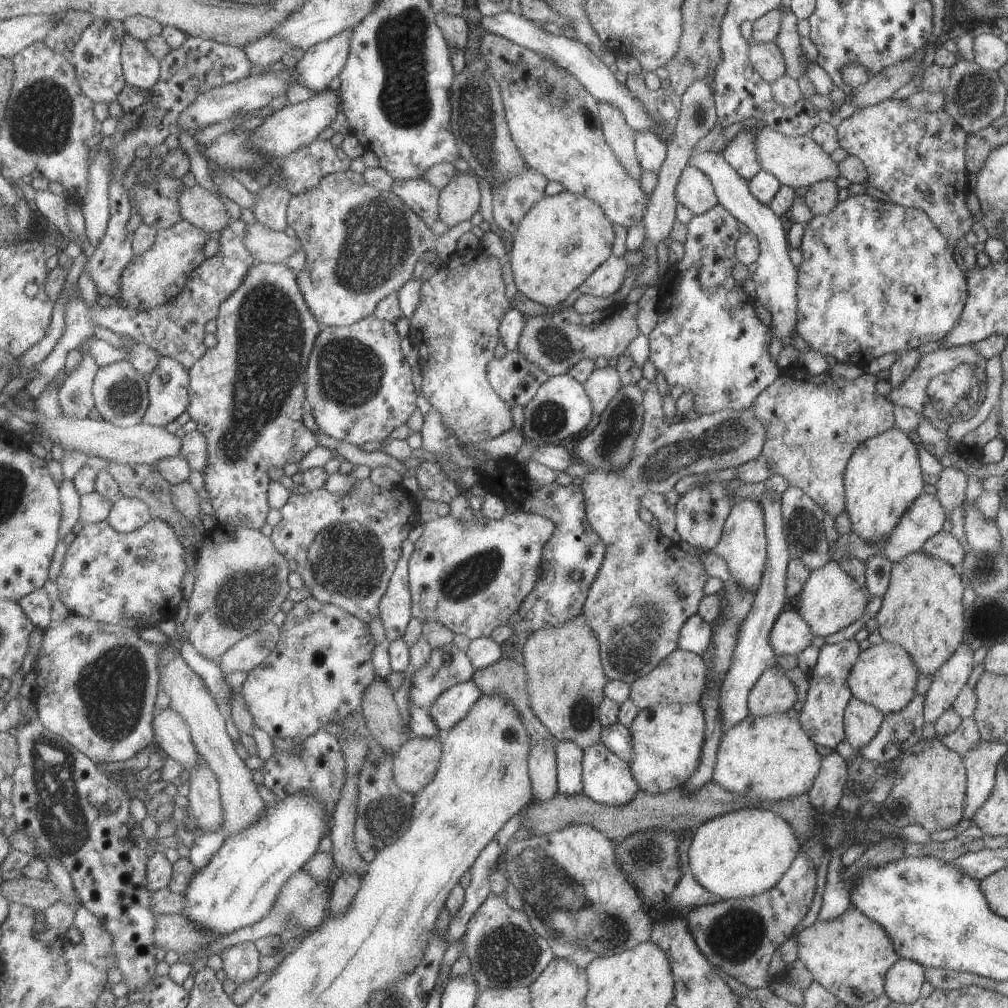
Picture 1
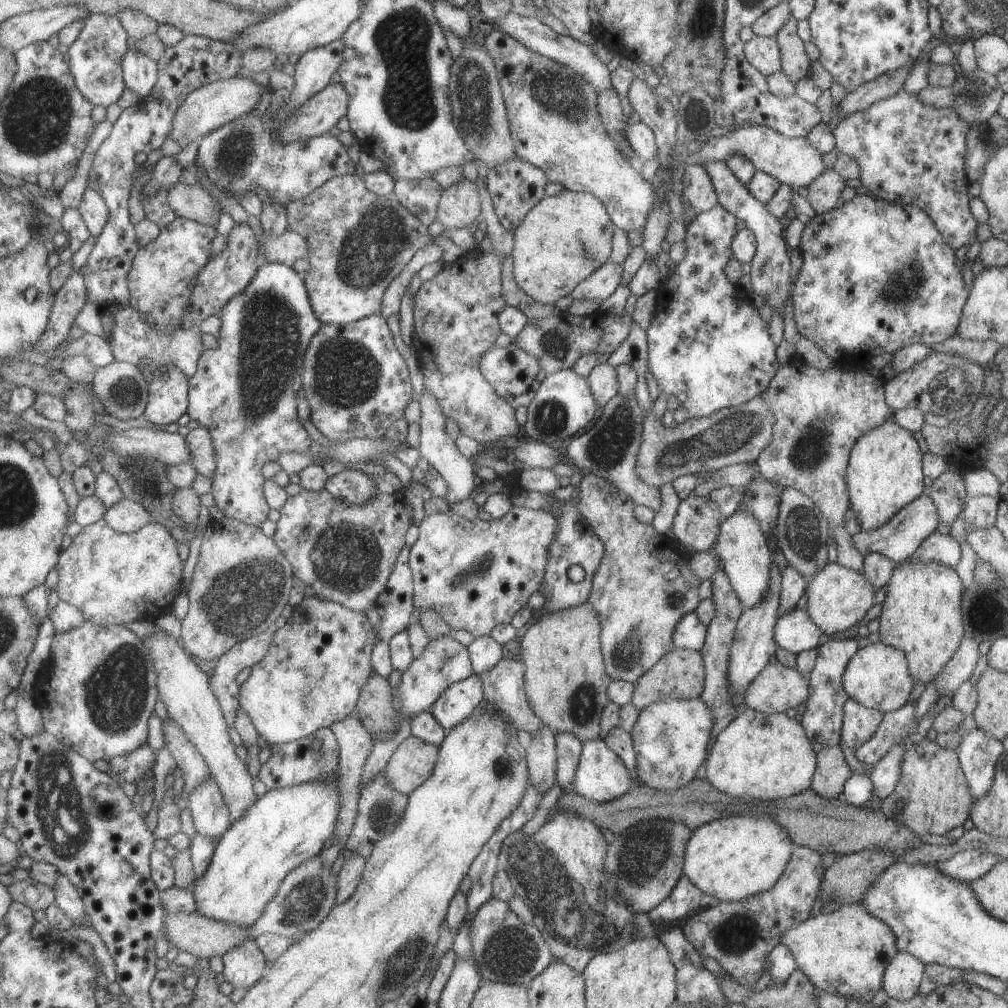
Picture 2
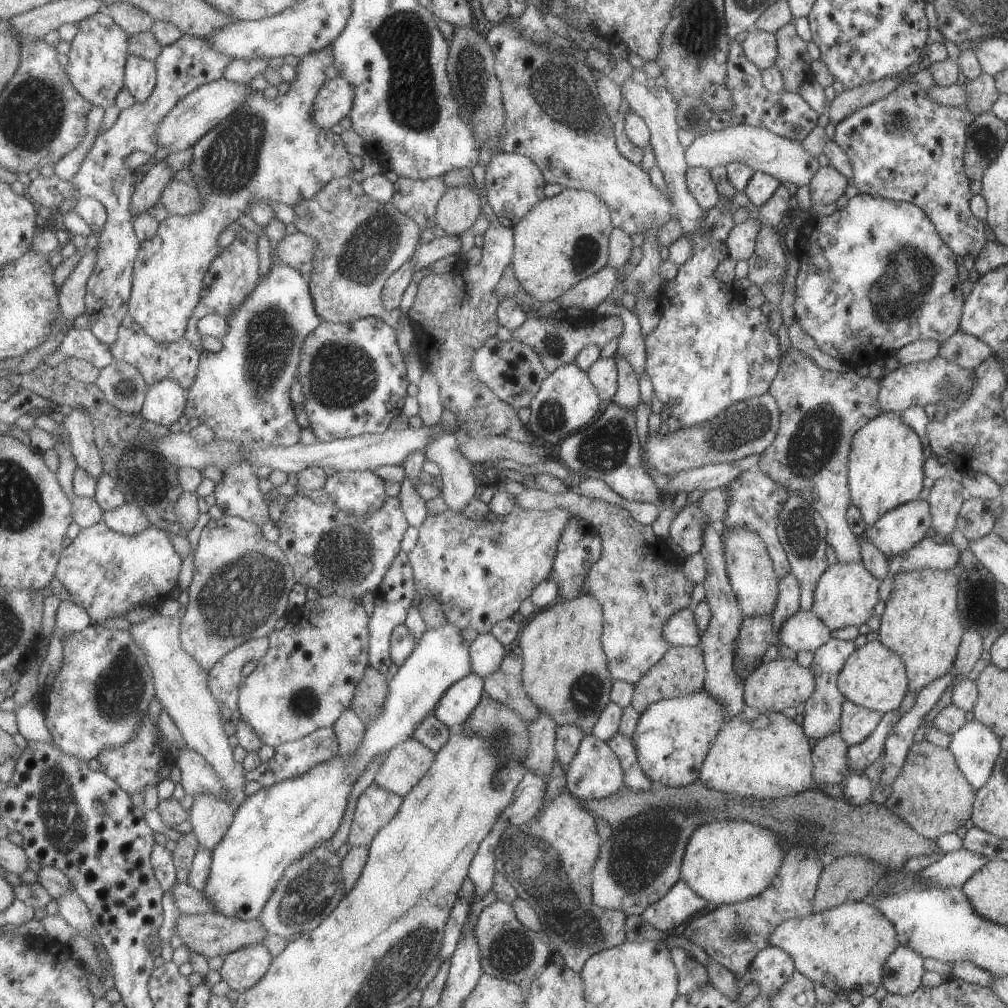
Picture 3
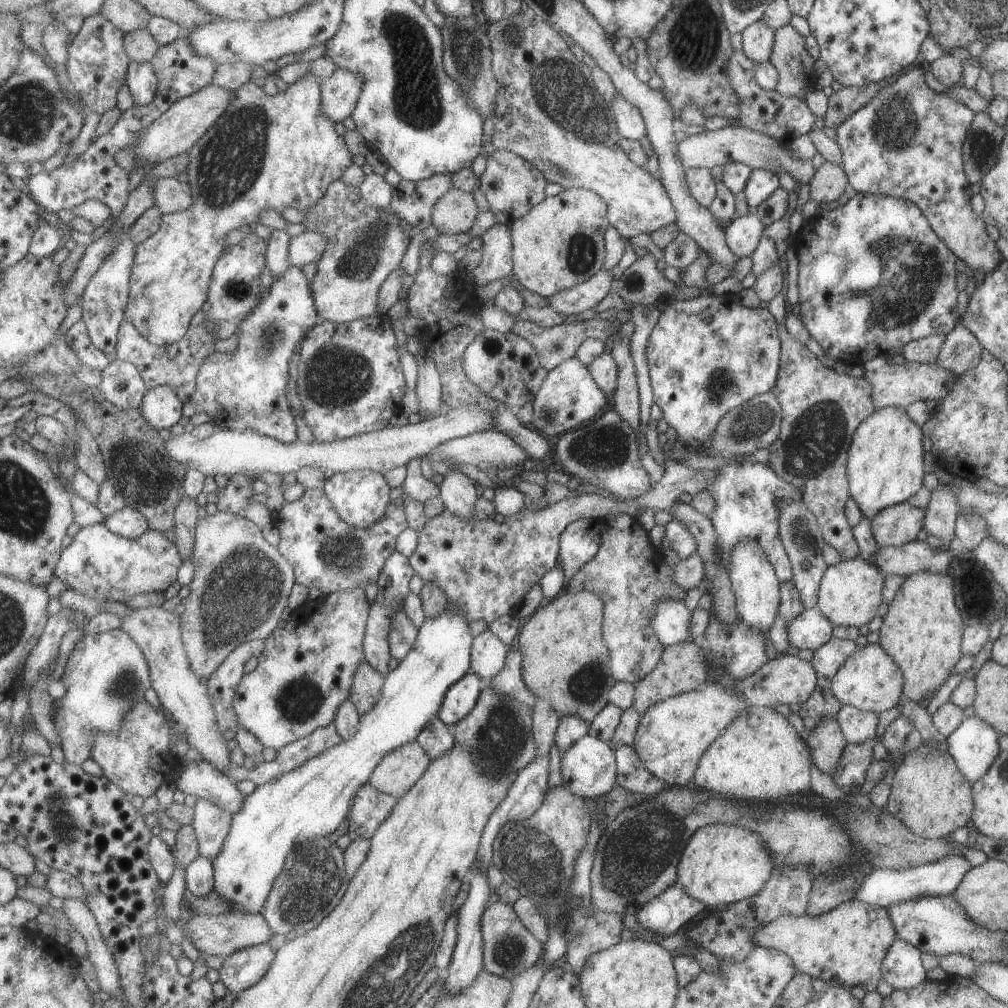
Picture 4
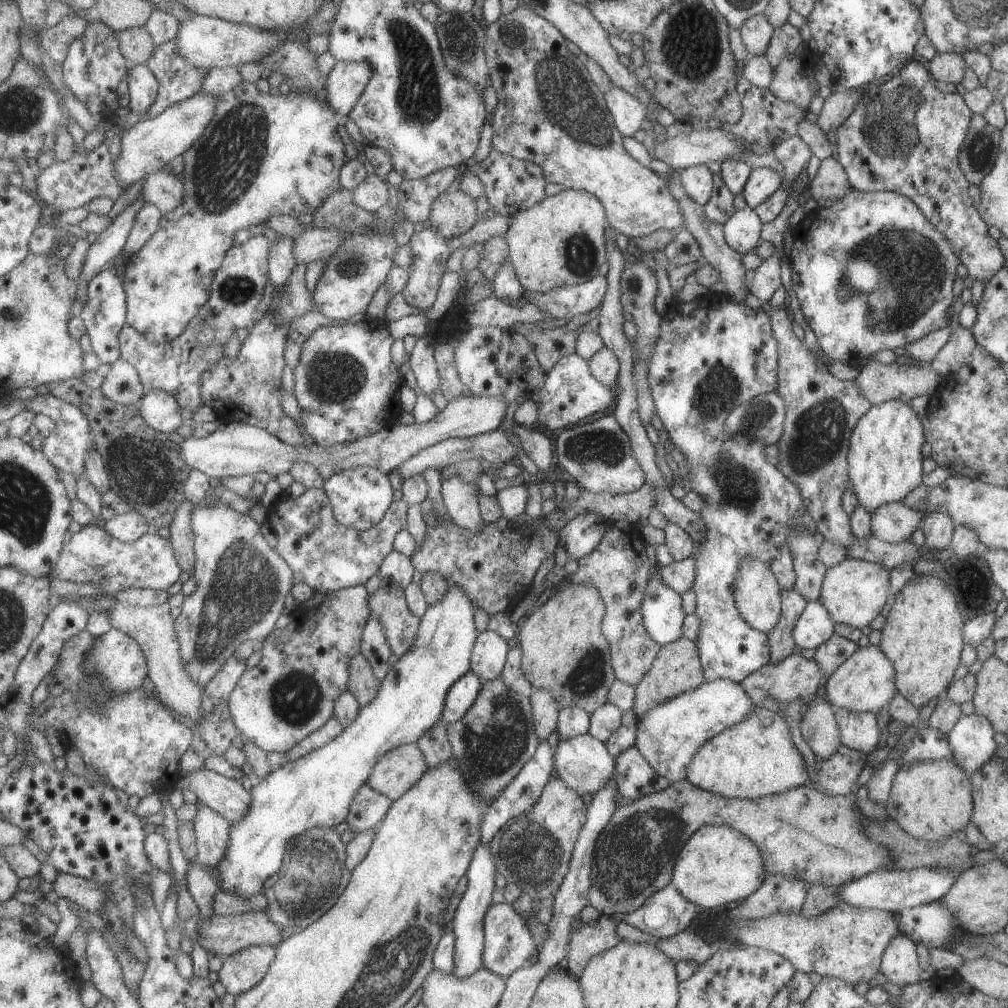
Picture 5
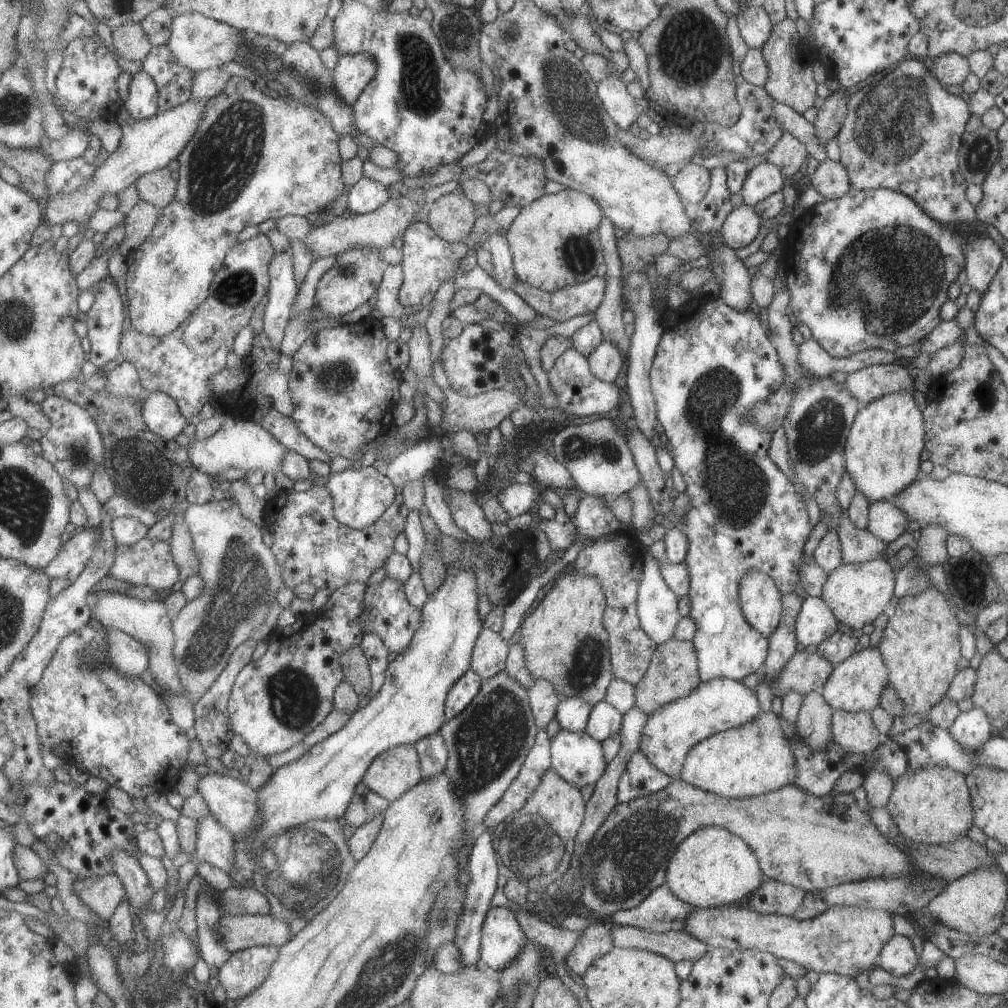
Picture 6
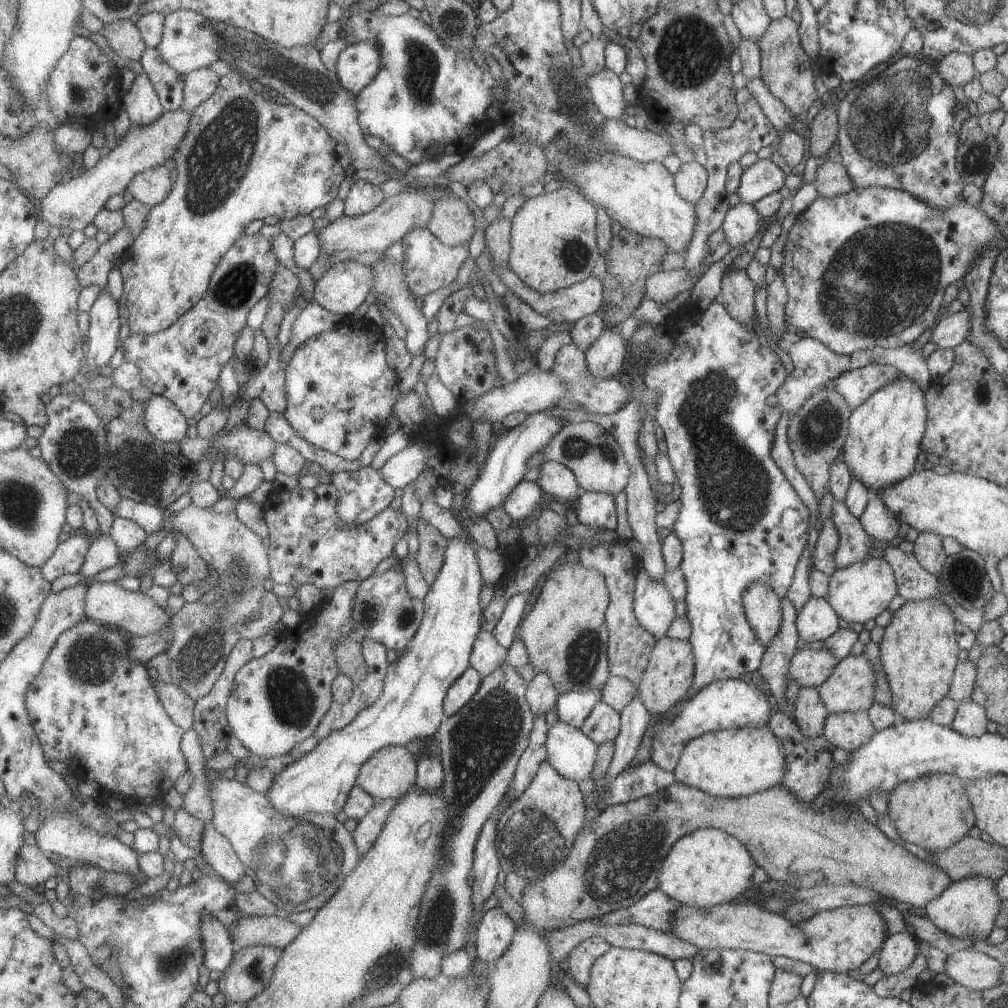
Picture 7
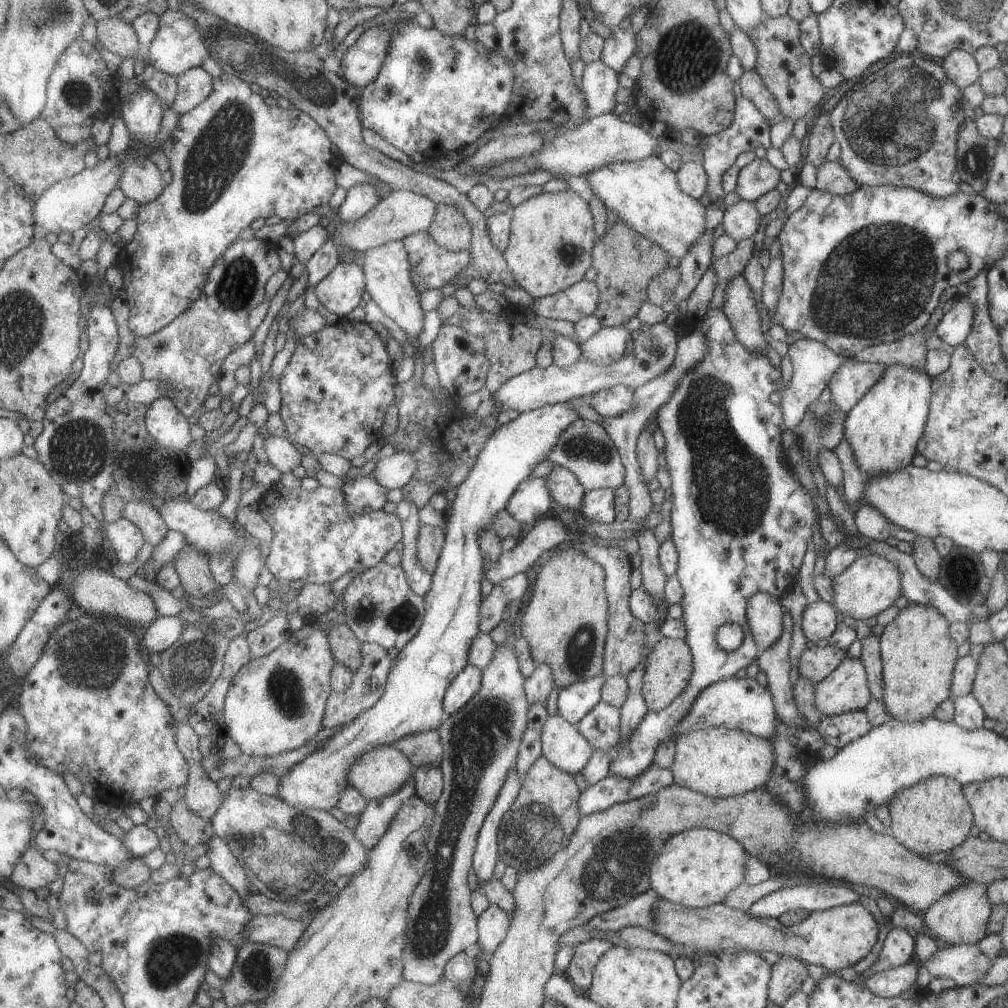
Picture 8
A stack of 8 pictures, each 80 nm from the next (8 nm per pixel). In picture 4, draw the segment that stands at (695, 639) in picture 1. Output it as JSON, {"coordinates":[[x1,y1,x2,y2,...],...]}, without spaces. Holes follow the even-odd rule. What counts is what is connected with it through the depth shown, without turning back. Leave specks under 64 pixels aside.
{"coordinates":[[665,599,656,606,650,626,658,641,667,646,691,640,689,621,690,611,683,601]]}

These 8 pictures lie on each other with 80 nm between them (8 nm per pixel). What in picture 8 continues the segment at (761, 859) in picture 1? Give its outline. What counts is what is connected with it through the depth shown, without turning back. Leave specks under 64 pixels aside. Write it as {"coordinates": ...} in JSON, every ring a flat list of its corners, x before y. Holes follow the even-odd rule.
{"coordinates":[[695,827,670,836,660,848,658,855,648,870,650,888,662,899,671,903,679,903,694,909,705,908,723,903,731,890,737,888,743,880,745,849,740,842,722,832]]}

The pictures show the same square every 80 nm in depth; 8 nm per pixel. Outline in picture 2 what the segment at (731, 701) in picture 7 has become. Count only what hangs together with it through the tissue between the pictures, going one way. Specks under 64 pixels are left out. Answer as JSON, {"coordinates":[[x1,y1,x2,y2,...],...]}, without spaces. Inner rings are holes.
{"coordinates":[[699,697,657,701,642,708,629,732,635,751,636,778,656,791,672,791,700,776,712,722,708,706]]}

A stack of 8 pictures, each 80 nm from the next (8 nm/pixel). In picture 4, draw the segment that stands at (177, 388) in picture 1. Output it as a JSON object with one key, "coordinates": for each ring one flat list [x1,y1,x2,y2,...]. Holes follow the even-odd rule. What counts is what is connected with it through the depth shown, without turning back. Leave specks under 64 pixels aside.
{"coordinates":[[169,385,148,389,142,404,143,416,158,430,173,428,184,416,180,394]]}

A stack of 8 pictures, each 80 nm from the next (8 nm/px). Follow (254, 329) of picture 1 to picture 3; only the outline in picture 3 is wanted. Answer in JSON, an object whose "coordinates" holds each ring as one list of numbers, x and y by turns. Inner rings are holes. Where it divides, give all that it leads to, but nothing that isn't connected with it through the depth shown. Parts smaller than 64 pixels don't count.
{"coordinates":[[274,262,269,268,269,272,257,283,257,286,253,289,253,292,248,296,245,302,241,303,240,307,237,307,228,317,229,332,225,335,225,338,221,341,223,347,216,353,205,351,202,354,200,365,198,368,198,377,194,382,194,385,188,390,188,408,185,409,185,415,188,418,198,418,201,423,205,423,210,426,216,434,218,441,233,441,238,445,247,447,250,444,261,443,265,445,279,445,283,447,290,447,299,443,301,440,301,426,297,422,297,412,295,412,295,402,292,399,292,386,299,378,300,364,302,361,302,352,304,350,304,344,309,334,311,334,323,321,316,311,316,303,310,289,310,282,300,270,283,264,282,262],[241,461,224,468,223,474,221,482,216,483,214,496,225,514,244,518,259,526,272,520,270,504,265,500,254,468]]}

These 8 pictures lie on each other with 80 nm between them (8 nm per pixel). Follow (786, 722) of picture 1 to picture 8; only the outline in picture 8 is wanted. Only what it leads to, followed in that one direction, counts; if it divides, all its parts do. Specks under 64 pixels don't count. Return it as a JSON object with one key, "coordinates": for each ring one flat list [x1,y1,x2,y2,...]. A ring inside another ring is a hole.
{"coordinates":[[709,726,687,730,675,736,674,749,674,761,669,768,674,782,708,797,727,798,763,788,774,765,770,739,739,729]]}

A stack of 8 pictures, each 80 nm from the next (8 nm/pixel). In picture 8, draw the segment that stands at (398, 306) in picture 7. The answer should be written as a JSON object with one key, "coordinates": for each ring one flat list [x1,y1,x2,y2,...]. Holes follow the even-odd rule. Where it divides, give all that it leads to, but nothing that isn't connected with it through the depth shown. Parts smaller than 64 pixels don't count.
{"coordinates":[[391,241,369,249,364,255,363,266,366,272,368,297,370,297,407,334,409,342,415,342,423,330,423,312,419,294,412,277,410,254,403,241]]}

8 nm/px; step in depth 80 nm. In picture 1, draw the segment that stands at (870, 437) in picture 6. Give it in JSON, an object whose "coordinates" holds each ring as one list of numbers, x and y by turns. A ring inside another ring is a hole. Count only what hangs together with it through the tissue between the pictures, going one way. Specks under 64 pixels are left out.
{"coordinates":[[891,428,885,432,864,440,853,449,847,461,844,475,844,510,850,522,851,533,862,541,876,543,887,538,900,521,907,507,923,492,921,486,921,469,917,459,917,448,902,430]]}

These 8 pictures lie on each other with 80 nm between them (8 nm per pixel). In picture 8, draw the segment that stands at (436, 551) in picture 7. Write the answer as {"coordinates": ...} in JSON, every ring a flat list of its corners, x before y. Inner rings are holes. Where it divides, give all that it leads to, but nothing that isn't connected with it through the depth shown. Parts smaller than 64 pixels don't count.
{"coordinates":[[420,524,417,529,417,558,420,567,431,576,440,560,440,550,444,546,444,532,438,527]]}

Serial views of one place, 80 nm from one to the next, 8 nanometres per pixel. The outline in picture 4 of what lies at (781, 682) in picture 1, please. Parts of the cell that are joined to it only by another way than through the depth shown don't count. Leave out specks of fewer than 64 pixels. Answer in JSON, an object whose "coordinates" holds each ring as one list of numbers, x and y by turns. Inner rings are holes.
{"coordinates":[[781,654,746,676,740,682,740,692,747,706,773,709,778,704,802,705,815,690,816,684,816,672,810,663,801,660,797,655]]}

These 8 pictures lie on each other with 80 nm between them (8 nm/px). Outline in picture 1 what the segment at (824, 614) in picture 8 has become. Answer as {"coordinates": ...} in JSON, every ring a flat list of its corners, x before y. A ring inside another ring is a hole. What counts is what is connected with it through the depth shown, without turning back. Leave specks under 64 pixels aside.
{"coordinates":[[795,610,780,612,769,631,769,646,774,654,796,654,811,646,812,632]]}

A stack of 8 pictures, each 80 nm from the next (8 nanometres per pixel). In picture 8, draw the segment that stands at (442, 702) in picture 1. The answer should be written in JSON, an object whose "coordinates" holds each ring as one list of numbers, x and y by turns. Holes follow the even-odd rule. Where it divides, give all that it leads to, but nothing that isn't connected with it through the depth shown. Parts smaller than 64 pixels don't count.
{"coordinates":[[465,665,451,684,445,689,443,707,445,715,461,709,480,689,481,670,473,665]]}

